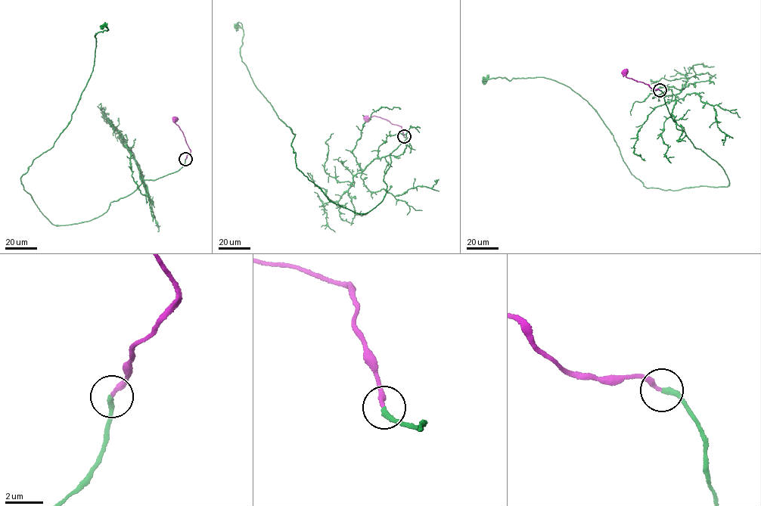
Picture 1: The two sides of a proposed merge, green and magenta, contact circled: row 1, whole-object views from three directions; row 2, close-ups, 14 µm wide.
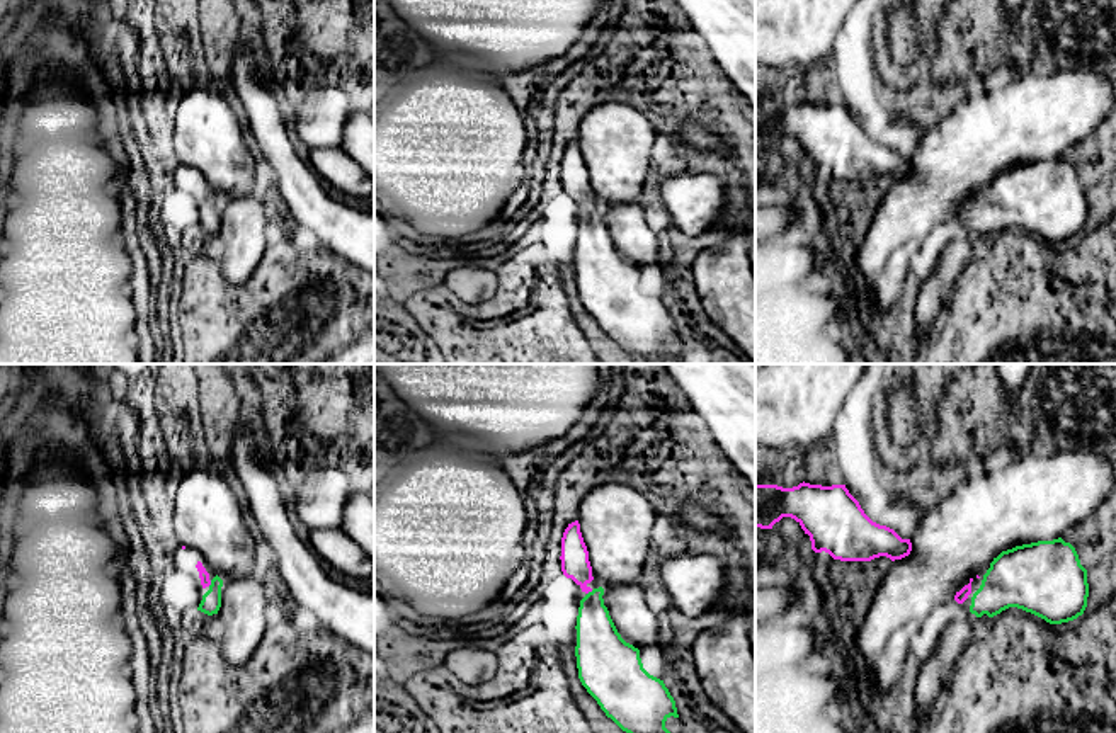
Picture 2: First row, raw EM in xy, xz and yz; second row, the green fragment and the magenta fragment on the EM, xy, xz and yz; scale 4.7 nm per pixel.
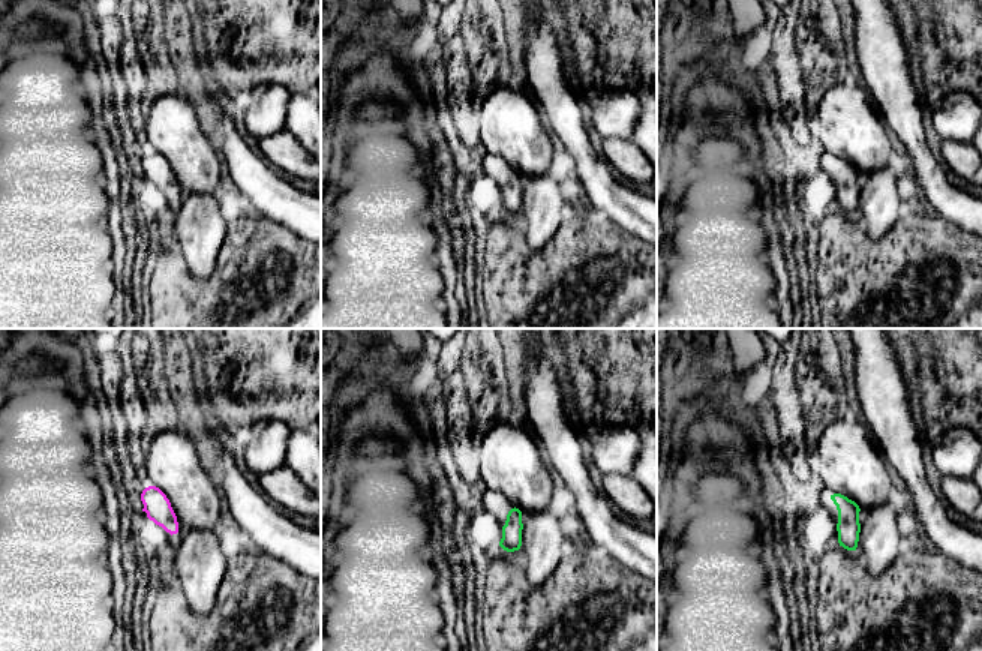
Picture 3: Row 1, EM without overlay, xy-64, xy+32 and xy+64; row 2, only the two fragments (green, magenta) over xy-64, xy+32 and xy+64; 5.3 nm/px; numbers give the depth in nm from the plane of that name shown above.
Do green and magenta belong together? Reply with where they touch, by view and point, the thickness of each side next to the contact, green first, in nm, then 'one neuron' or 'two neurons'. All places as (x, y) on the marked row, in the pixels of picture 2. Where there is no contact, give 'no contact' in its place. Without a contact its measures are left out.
xy (211, 584) | 100/50 nm | one neuron

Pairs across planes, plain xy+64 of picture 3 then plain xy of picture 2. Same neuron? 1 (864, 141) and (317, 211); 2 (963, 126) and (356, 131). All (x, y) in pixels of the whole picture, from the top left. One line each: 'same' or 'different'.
1: different
2: different

